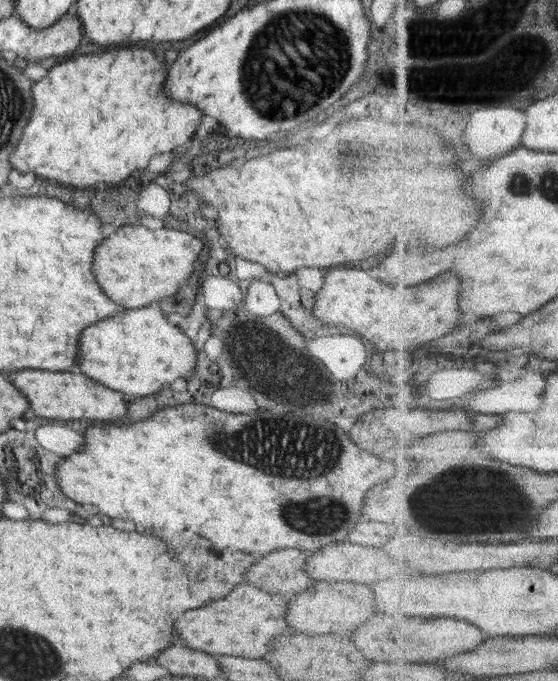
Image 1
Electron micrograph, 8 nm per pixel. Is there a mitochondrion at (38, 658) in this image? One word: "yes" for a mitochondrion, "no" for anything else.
yes

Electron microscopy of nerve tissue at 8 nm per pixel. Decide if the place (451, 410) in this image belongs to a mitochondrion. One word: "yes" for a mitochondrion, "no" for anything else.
no

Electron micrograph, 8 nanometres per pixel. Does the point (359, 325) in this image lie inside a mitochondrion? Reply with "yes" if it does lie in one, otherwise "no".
no

